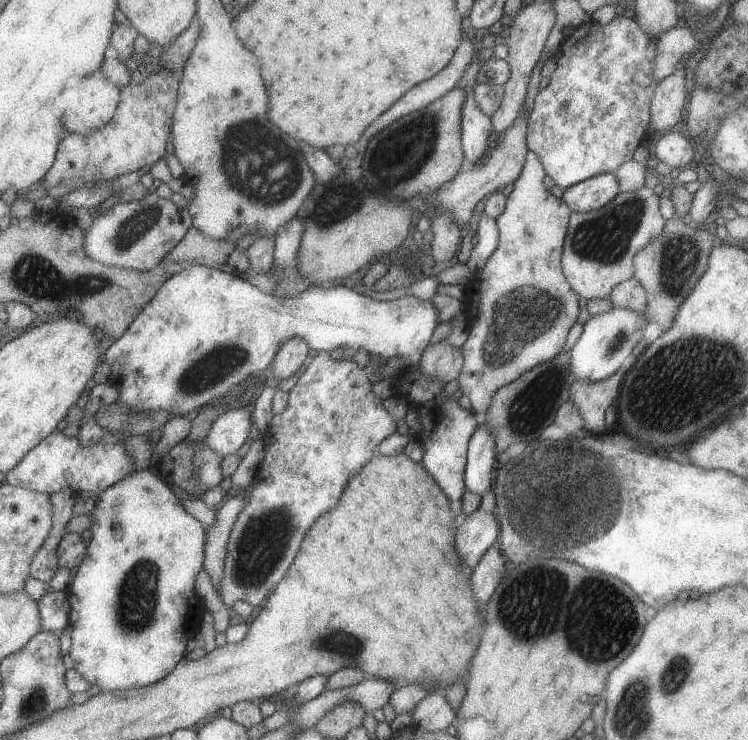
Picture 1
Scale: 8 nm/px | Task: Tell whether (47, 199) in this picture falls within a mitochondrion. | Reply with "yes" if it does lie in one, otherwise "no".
no

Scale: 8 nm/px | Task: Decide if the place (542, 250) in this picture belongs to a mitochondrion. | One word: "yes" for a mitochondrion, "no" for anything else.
no

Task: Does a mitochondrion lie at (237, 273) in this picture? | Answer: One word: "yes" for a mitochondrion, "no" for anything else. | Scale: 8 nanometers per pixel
no

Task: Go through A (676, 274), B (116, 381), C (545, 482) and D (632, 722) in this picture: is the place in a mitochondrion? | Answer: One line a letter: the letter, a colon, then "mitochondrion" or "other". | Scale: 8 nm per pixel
A: mitochondrion
B: other
C: mitochondrion
D: mitochondrion

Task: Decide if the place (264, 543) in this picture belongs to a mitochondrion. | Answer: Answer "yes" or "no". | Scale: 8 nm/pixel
yes

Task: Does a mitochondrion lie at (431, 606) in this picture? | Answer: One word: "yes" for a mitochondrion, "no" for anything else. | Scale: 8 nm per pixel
no

